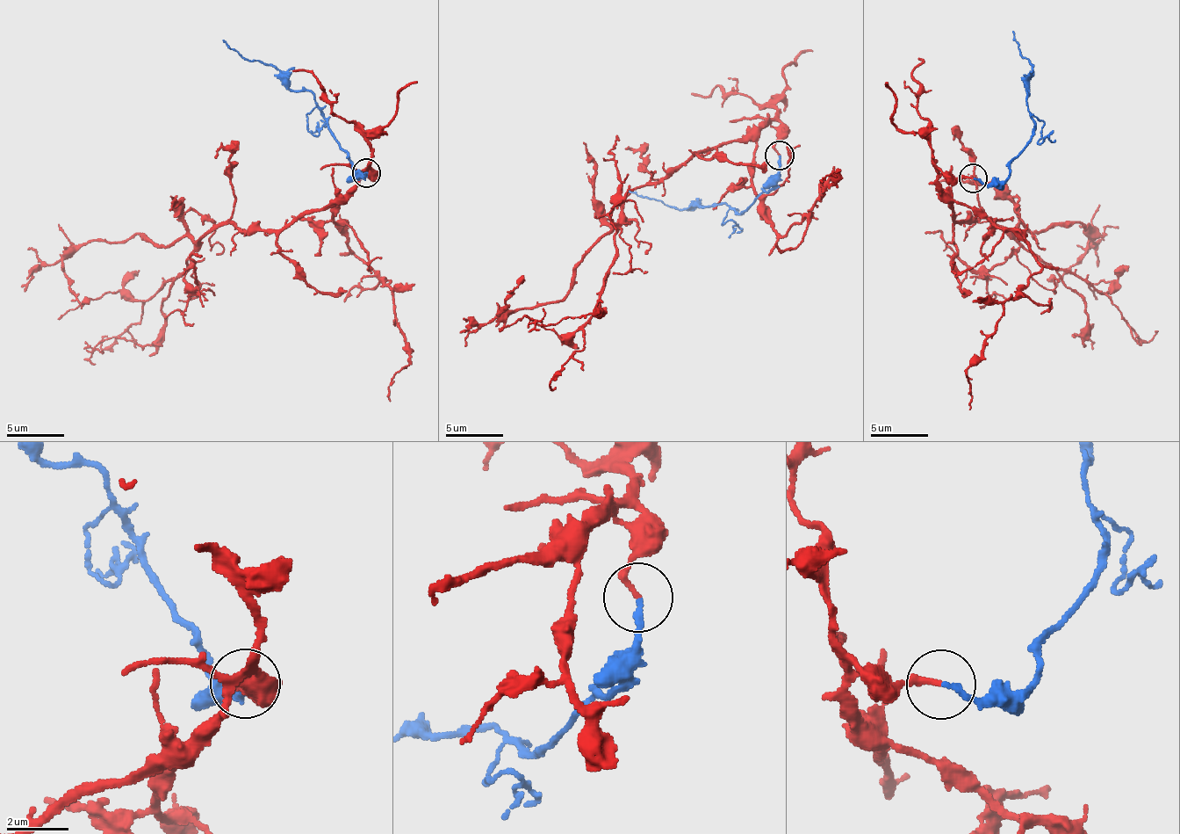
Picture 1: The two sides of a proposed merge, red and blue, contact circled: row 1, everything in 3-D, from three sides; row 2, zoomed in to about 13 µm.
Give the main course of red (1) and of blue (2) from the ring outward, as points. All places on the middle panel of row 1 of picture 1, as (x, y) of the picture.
1: (778, 154), (769, 122), (636, 186), (561, 300), (500, 315), (505, 296), (523, 274)
2: (778, 154), (776, 186), (766, 190), (740, 212), (726, 205), (705, 205), (683, 210), (629, 190)

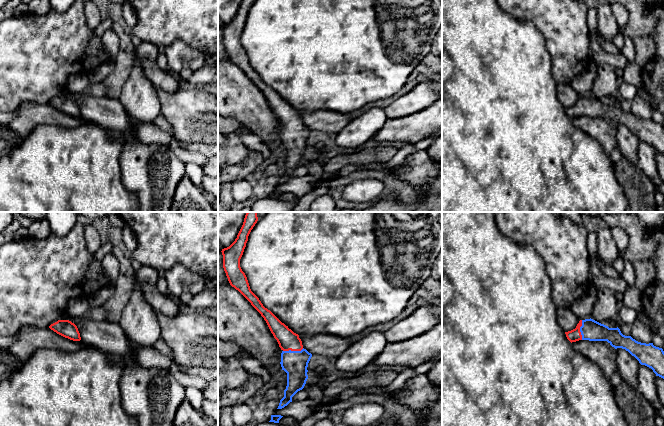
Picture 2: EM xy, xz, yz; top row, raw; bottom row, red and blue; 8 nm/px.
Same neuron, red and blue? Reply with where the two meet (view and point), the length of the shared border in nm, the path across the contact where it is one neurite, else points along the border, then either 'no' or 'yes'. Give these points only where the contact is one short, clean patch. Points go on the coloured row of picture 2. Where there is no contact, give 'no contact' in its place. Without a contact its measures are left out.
xz (293, 350) | 170 nm | across xz (288, 340), (293, 350), (294, 363) | yes

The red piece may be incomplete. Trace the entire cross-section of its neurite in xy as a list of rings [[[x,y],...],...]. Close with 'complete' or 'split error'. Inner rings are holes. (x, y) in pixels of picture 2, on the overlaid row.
[[[58,320],[49,326],[57,334],[73,341],[80,341],[80,333],[77,326],[69,320]]]; complete

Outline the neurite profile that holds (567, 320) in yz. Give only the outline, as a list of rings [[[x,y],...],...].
[[[556,308],[556,319],[560,328],[564,332],[571,331],[576,328],[580,319],[570,310],[570,308]]]

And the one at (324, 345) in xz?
[[[318,334],[314,336],[299,335],[303,348],[309,353],[338,358],[353,342],[346,337]]]

